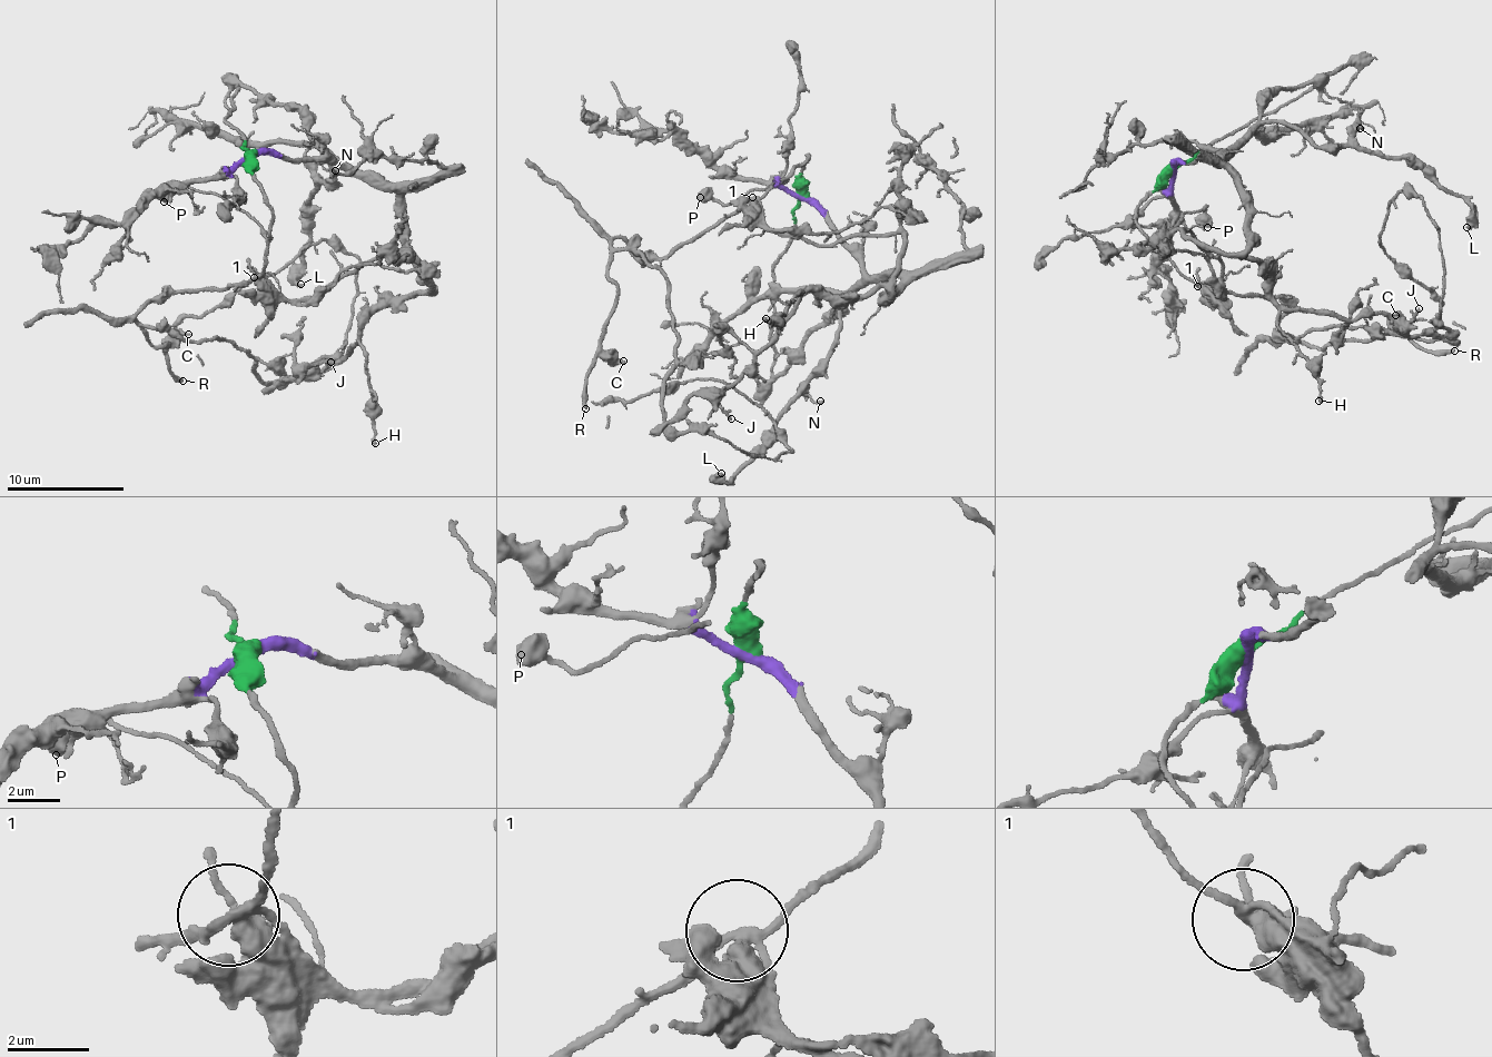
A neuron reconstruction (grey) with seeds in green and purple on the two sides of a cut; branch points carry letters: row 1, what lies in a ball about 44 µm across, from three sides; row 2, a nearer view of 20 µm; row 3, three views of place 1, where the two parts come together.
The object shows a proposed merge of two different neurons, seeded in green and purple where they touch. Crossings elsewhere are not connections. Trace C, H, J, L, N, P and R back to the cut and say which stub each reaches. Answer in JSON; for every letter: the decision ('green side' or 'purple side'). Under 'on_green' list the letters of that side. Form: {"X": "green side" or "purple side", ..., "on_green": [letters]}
{"C": "green side", "H": "purple side", "J": "purple side", "L": "purple side", "N": "purple side", "P": "green side", "R": "green side", "on_green": ["C", "P", "R"]}

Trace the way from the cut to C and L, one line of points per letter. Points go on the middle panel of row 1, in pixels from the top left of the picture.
C: (801, 197), (804, 155), (665, 256), (613, 240), (606, 277), (619, 299), (602, 348), (624, 362)
L: (801, 197), (848, 245), (860, 279), (840, 304), (826, 363), (764, 452), (725, 482), (721, 472)

